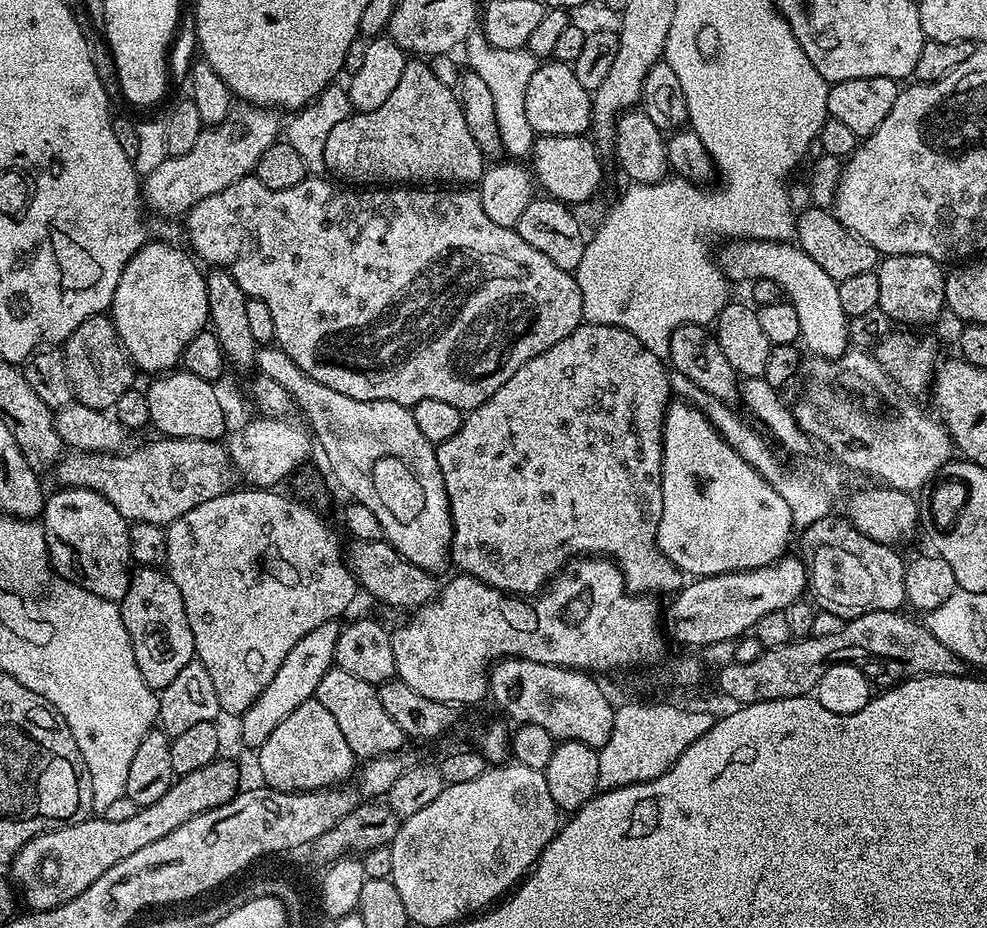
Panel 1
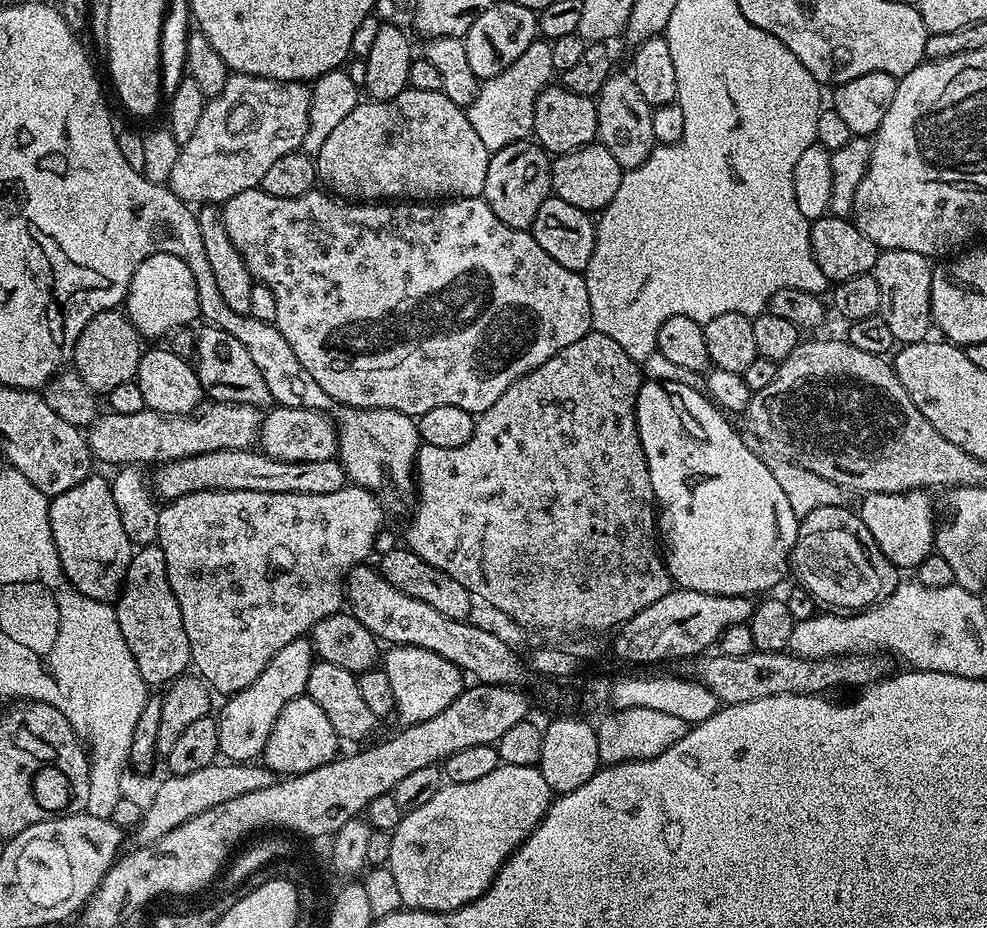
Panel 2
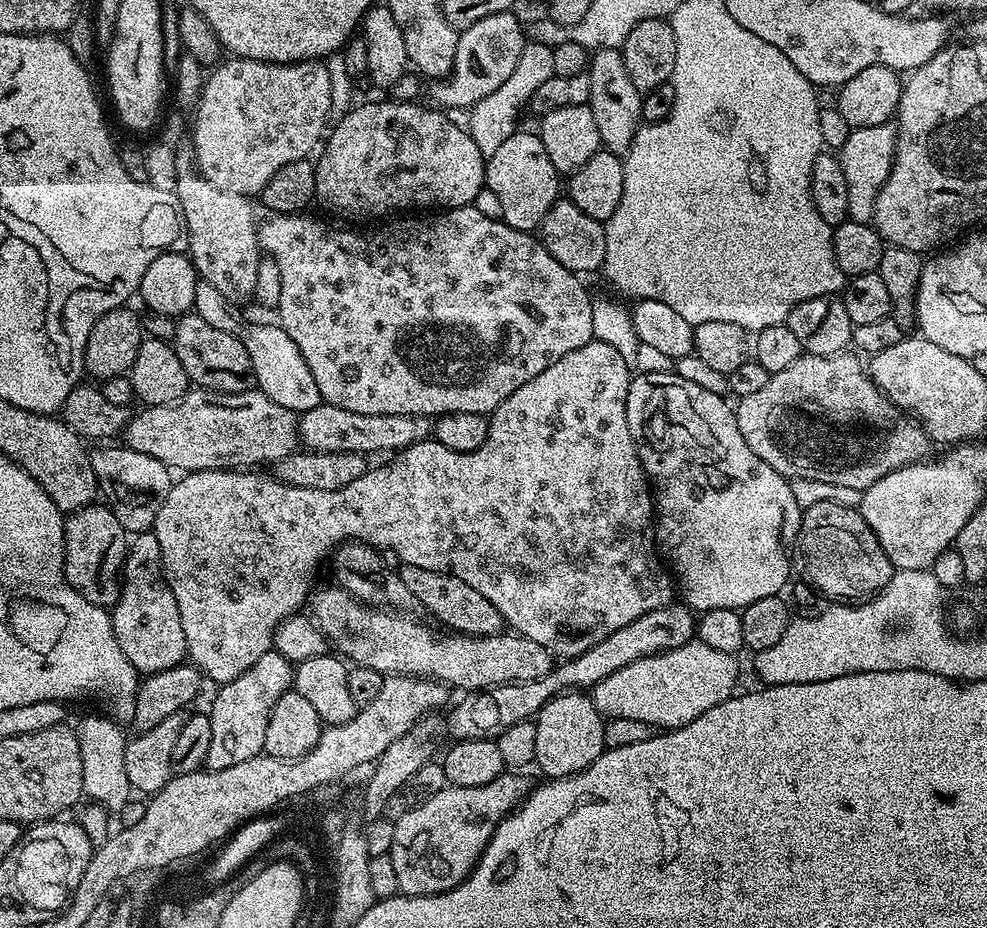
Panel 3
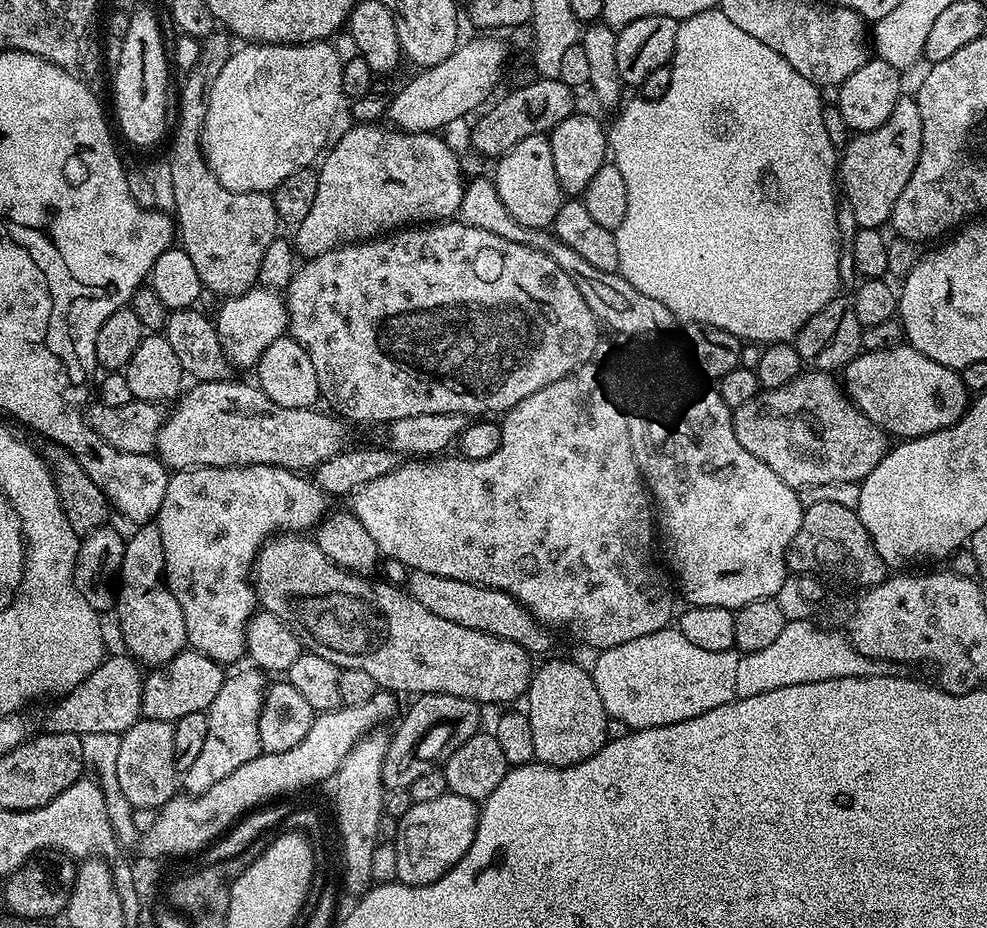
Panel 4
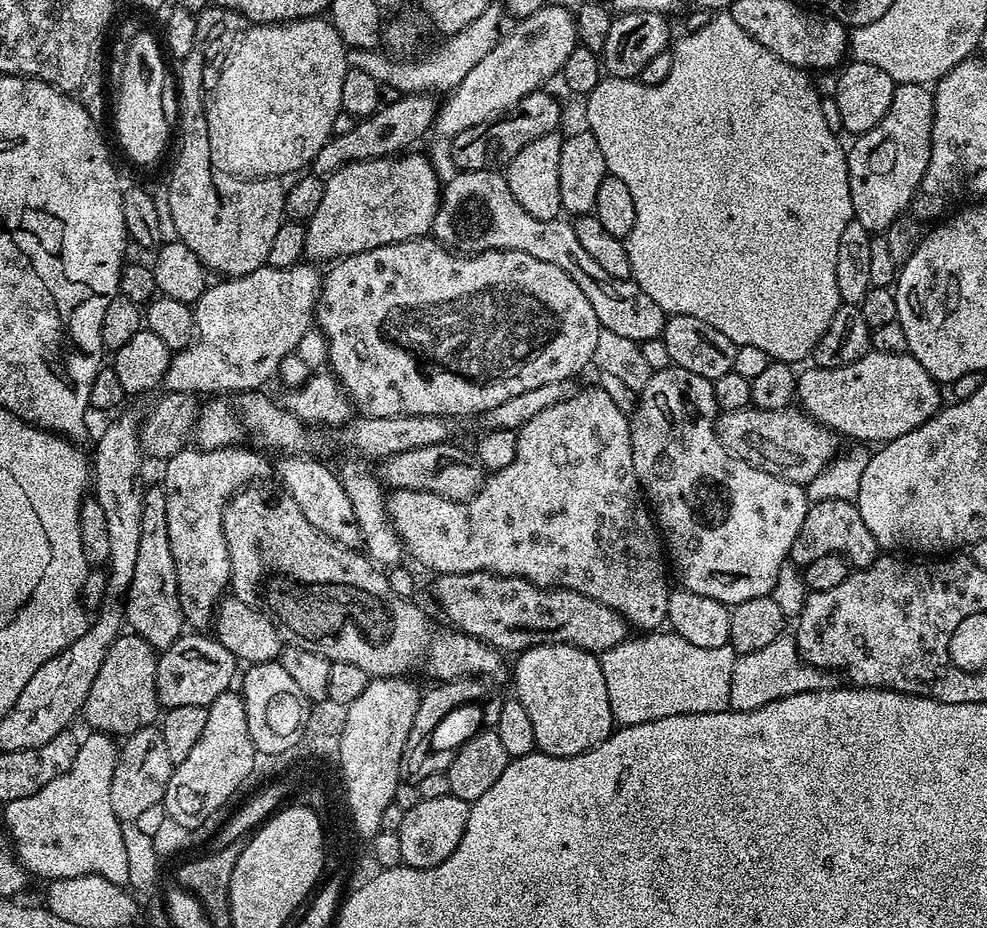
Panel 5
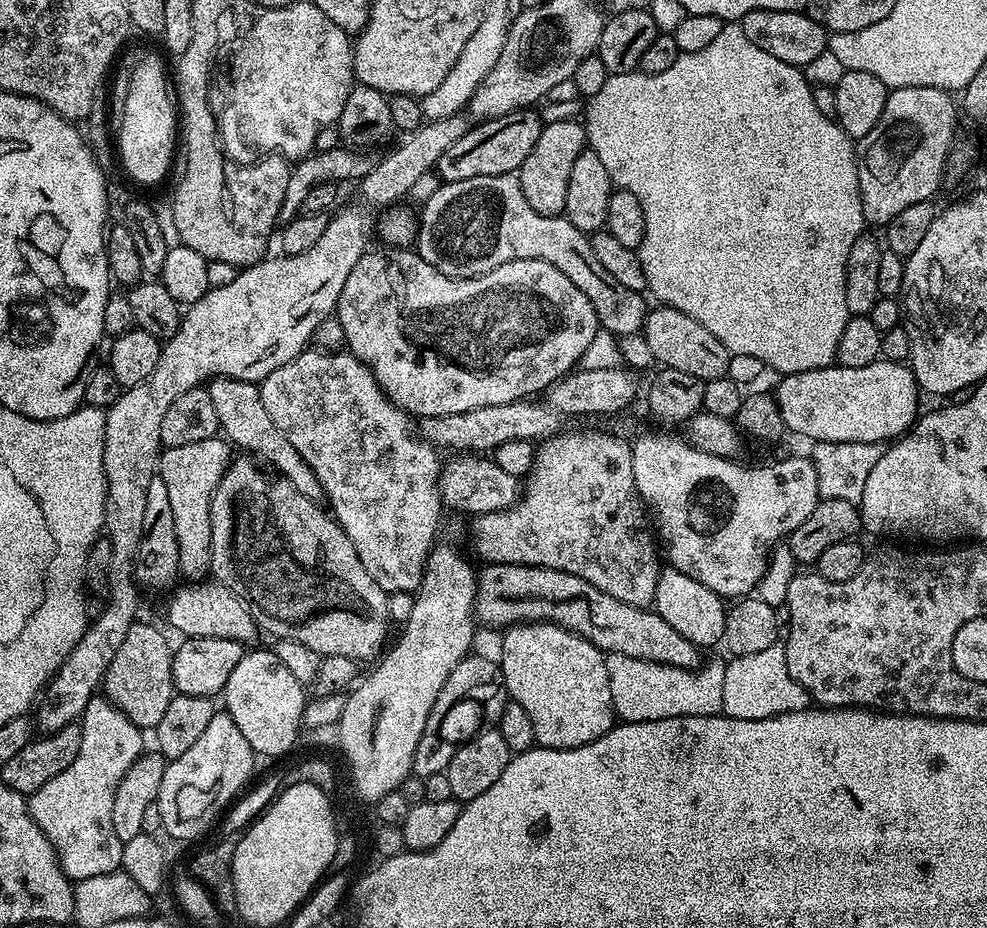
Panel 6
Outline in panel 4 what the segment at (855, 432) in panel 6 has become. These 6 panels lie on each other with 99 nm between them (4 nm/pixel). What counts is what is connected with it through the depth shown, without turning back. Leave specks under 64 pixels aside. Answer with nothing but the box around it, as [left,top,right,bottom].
[842,346,970,438]

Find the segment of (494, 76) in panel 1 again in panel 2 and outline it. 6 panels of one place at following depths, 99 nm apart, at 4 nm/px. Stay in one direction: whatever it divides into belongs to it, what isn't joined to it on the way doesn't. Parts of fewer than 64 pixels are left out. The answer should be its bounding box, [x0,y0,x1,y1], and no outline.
[467,43,554,154]

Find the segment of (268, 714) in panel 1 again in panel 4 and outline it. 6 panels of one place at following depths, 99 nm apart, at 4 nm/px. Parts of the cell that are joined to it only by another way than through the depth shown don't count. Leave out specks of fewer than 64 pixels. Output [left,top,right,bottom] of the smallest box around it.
[182,666,266,796]

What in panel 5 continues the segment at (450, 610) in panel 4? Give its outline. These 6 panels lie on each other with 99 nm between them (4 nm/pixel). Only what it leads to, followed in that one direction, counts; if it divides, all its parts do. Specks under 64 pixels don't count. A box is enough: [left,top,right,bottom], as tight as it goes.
[432,572,630,654]

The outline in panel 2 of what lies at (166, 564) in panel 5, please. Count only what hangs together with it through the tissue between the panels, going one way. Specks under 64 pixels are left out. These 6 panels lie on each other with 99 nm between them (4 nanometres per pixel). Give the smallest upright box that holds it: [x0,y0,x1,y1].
[114,544,192,686]

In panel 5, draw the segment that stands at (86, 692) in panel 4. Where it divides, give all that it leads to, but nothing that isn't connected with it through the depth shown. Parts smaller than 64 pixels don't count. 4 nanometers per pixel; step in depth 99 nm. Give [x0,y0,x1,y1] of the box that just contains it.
[82,634,162,738]

